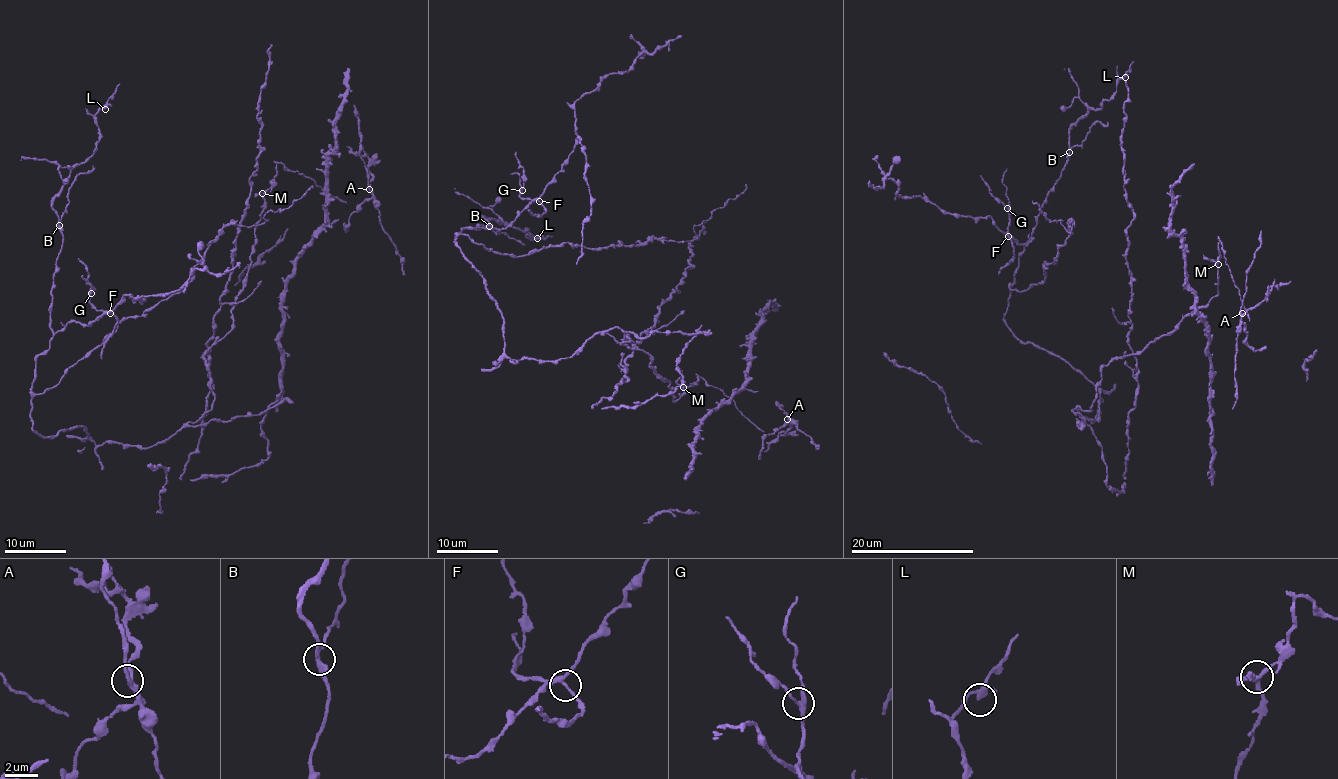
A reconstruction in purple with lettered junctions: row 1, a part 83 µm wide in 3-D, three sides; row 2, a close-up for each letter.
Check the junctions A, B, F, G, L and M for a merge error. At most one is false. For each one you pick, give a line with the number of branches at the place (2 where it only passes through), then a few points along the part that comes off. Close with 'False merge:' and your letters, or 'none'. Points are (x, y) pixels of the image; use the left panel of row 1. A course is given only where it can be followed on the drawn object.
B: 3 | (59, 224), (71, 185), (79, 174), (88, 173), (93, 165)
False merge: B

